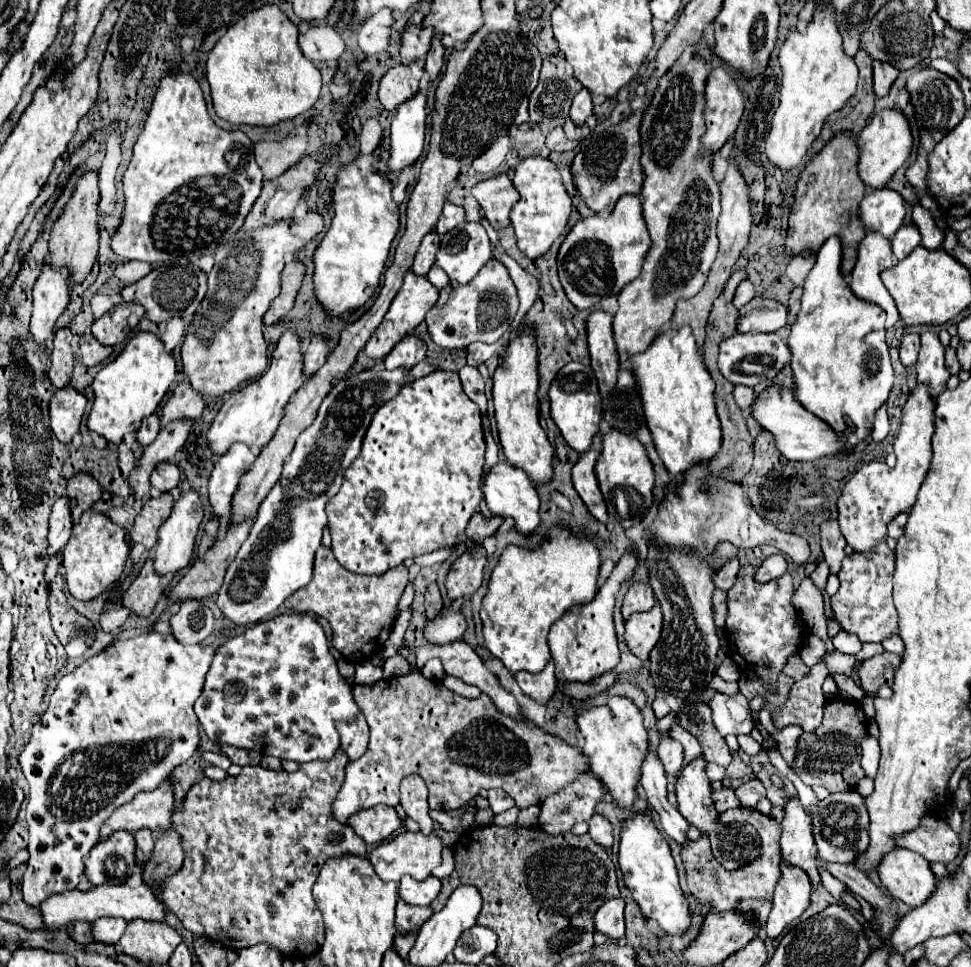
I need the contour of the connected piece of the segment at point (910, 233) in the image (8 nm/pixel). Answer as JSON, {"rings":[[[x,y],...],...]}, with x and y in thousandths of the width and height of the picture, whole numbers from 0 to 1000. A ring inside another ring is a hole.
{"rings":[[[935,231],[935,233],[929,233],[923,243],[919,245],[919,262],[921,266],[925,268],[931,268],[935,266],[950,249],[950,243],[945,239],[945,235],[941,231]]]}

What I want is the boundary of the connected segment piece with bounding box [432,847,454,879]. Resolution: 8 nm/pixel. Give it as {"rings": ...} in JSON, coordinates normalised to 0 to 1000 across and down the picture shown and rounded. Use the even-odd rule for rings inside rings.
{"rings":[[[457,876],[457,880],[455,880],[455,892],[445,903],[451,909],[455,909],[455,907],[461,907],[465,901],[468,901],[468,884],[465,884],[465,878],[463,876]]]}

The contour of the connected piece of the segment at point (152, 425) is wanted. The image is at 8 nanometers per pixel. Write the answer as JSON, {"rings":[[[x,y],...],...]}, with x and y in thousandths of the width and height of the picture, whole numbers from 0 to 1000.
{"rings":[[[154,429],[146,435],[144,444],[140,446],[140,452],[142,452],[142,458],[146,460],[146,464],[150,464],[161,452],[163,452],[163,446],[165,446],[165,433],[163,429]]]}

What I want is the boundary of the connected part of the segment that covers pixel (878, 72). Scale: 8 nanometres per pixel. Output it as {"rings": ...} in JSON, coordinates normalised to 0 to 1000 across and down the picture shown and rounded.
{"rings":[[[900,63],[900,96],[904,100],[915,98],[917,88],[923,84],[925,80],[925,71],[917,65],[908,65],[908,63]]]}

